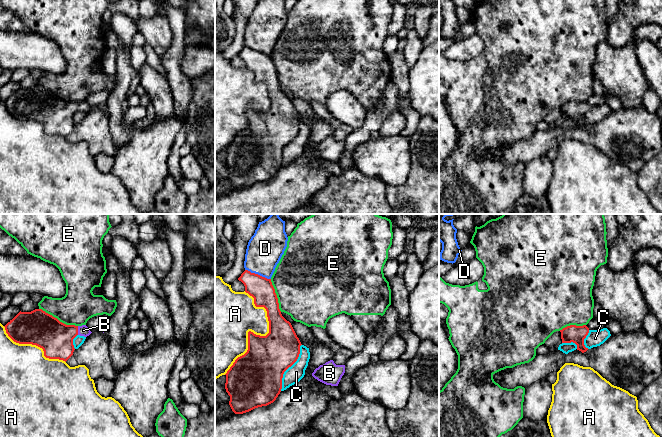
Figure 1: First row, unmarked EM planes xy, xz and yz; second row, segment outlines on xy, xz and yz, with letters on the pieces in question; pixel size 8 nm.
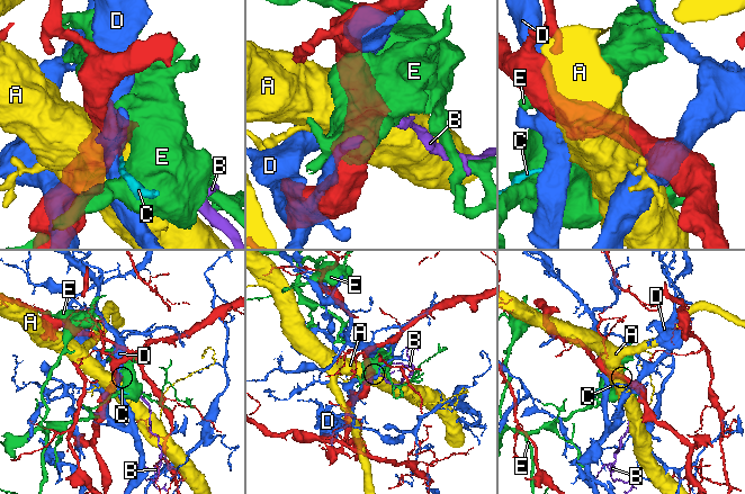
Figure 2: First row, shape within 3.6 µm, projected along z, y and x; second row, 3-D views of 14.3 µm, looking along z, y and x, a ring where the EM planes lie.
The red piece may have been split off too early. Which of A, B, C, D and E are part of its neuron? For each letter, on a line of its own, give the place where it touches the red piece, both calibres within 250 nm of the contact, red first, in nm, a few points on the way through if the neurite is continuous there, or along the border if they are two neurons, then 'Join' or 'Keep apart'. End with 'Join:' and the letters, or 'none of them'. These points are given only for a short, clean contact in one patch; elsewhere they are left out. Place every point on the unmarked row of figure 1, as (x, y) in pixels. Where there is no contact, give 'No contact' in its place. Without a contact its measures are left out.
A: Touches red at xz (259, 111). Thickness 360 nm (red) against 340 nm. Keep apart
B: Touches red at xy (77, 106). Thickness 280 nm (red) against 90 nm. Path across: xy (55, 114), (77, 106), (83, 106). Join
C: Touches red at xz (289, 142). Thickness 380 nm (red) against 140 nm. Keep apart
D: Touches red at xz (257, 50). Thickness 190 nm (red) against 280 nm. Keep apart
E: Touches red at xy (57, 95). Thickness 280 nm (red) against 280 nm. Keep apart
Join: B

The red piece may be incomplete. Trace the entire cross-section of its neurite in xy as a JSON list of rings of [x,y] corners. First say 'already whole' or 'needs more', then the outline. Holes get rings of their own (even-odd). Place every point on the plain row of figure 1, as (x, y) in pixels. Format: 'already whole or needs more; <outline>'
needs more; [[[35,85],[31,88],[20,87],[4,103],[6,109],[14,118],[36,121],[43,125],[46,134],[59,135],[65,138],[73,131],[75,126],[73,115],[77,111],[87,113],[92,109],[86,101],[66,101],[42,85]]]

